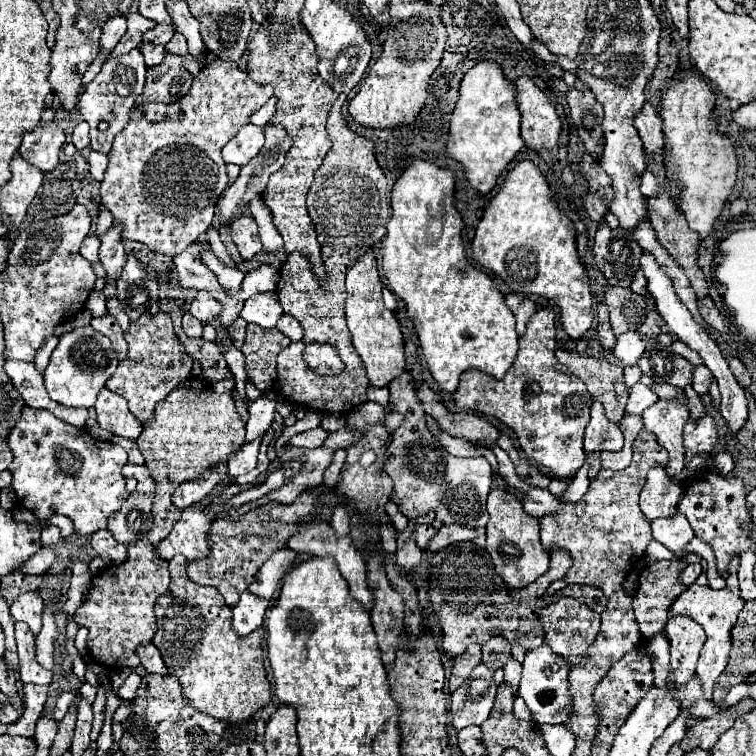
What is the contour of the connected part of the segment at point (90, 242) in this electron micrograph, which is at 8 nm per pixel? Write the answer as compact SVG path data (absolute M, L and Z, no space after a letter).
M87 236L87 238L83 240L83 244L81 244L81 256L83 256L85 260L89 260L91 264L97 264L97 262L99 262L99 252L97 252L97 248L99 248L99 238L97 238L97 236Z

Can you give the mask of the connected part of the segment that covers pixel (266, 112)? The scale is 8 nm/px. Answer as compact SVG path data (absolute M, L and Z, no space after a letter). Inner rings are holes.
M269 100L263 108L259 108L257 112L251 114L251 122L259 124L259 126L265 126L269 122L269 118L271 118L273 112L275 112L275 100Z

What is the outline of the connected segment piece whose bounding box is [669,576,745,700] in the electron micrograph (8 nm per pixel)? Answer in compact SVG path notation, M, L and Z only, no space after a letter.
M727 576L727 586L723 590L711 590L709 586L699 586L699 584L691 584L673 604L671 604L671 614L677 612L687 612L693 620L697 620L705 632L707 632L707 642L701 650L699 662L697 662L697 670L695 670L695 678L701 680L701 688L703 688L703 696L707 700L711 700L713 696L713 688L715 688L715 680L719 678L719 674L725 670L727 660L729 660L729 650L731 650L731 630L737 622L737 614L743 610L743 600L739 596L739 582L737 576Z

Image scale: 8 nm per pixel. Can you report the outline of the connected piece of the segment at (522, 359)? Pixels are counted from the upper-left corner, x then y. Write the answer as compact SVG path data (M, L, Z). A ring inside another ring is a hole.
M551 308L537 310L531 316L525 334L519 338L519 354L503 380L489 378L489 374L481 370L465 370L453 398L459 410L481 412L509 426L529 460L535 460L537 464L547 468L551 476L565 480L585 464L585 454L601 450L617 452L623 446L623 432L619 430L619 424L607 420L607 416L603 414L603 406L591 400L591 394L577 376L563 374L557 368L553 318L555 314Z

